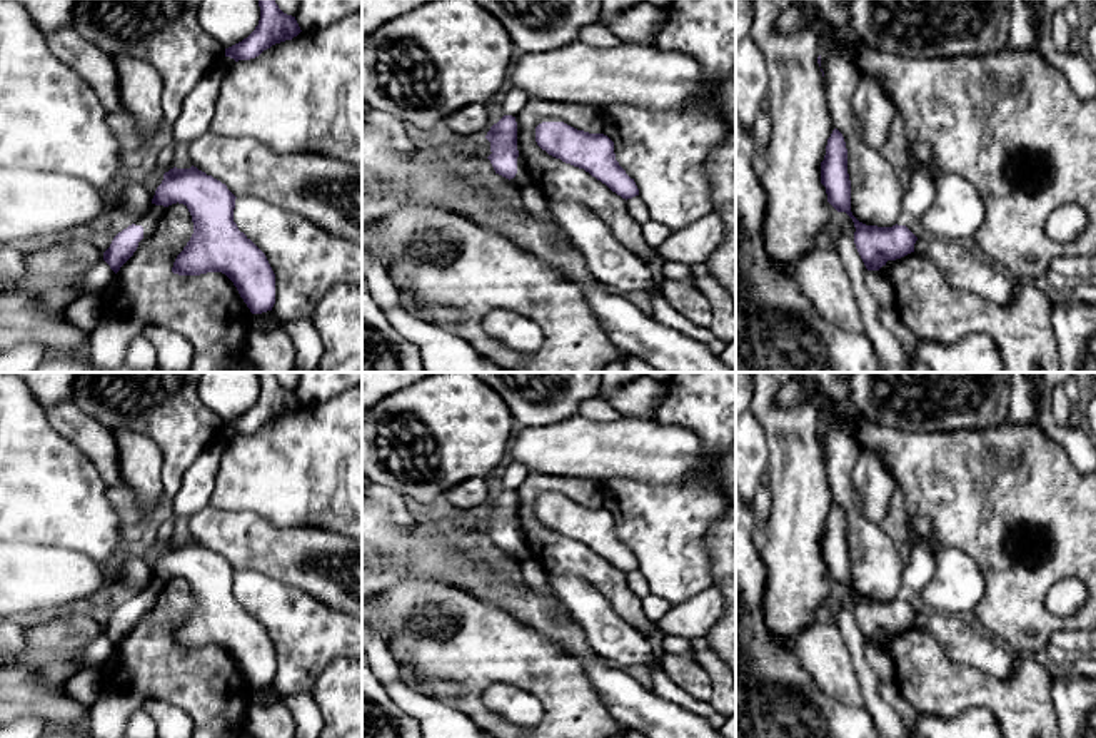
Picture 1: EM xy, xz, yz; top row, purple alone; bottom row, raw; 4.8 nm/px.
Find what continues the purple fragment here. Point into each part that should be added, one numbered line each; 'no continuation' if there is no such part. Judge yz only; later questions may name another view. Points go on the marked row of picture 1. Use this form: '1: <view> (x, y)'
no continuation

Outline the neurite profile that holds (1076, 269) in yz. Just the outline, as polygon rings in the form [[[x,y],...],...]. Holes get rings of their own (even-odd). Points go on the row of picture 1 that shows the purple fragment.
[[[1096,254],[1089,257],[1058,255],[1051,260],[1049,270],[1061,274],[1073,282],[1096,277]]]

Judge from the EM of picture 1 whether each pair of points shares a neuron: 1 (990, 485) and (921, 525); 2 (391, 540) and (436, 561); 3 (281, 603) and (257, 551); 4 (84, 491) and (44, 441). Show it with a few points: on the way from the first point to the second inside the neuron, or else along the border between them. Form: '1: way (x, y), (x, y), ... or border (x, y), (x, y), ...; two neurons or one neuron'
1: border (908, 516), (928, 520), (928, 543), (935, 551); two neurons
2: way (402, 546), (424, 553); one neuron
3: border (237, 570), (256, 570), (306, 591); two neurons
4: way (72, 480), (45, 453); one neuron

